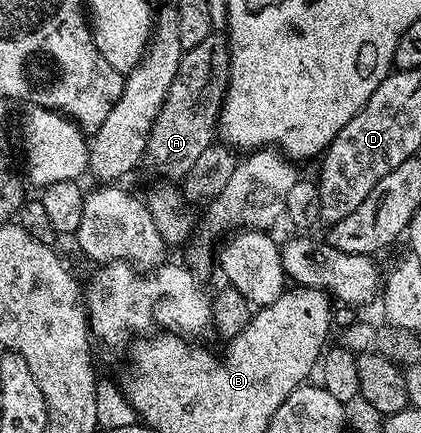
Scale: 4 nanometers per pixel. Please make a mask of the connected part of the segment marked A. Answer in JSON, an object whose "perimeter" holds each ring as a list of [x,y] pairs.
{"perimeter":[[[215,33],[204,37],[200,45],[182,52],[182,60],[178,66],[176,77],[166,94],[164,105],[160,113],[155,117],[152,125],[152,133],[148,137],[148,145],[144,156],[145,166],[150,166],[158,174],[170,181],[181,181],[186,174],[196,165],[200,153],[208,149],[215,142],[216,132],[219,130],[218,114],[222,111],[222,102],[228,89],[230,80],[230,45],[227,36]]]}

